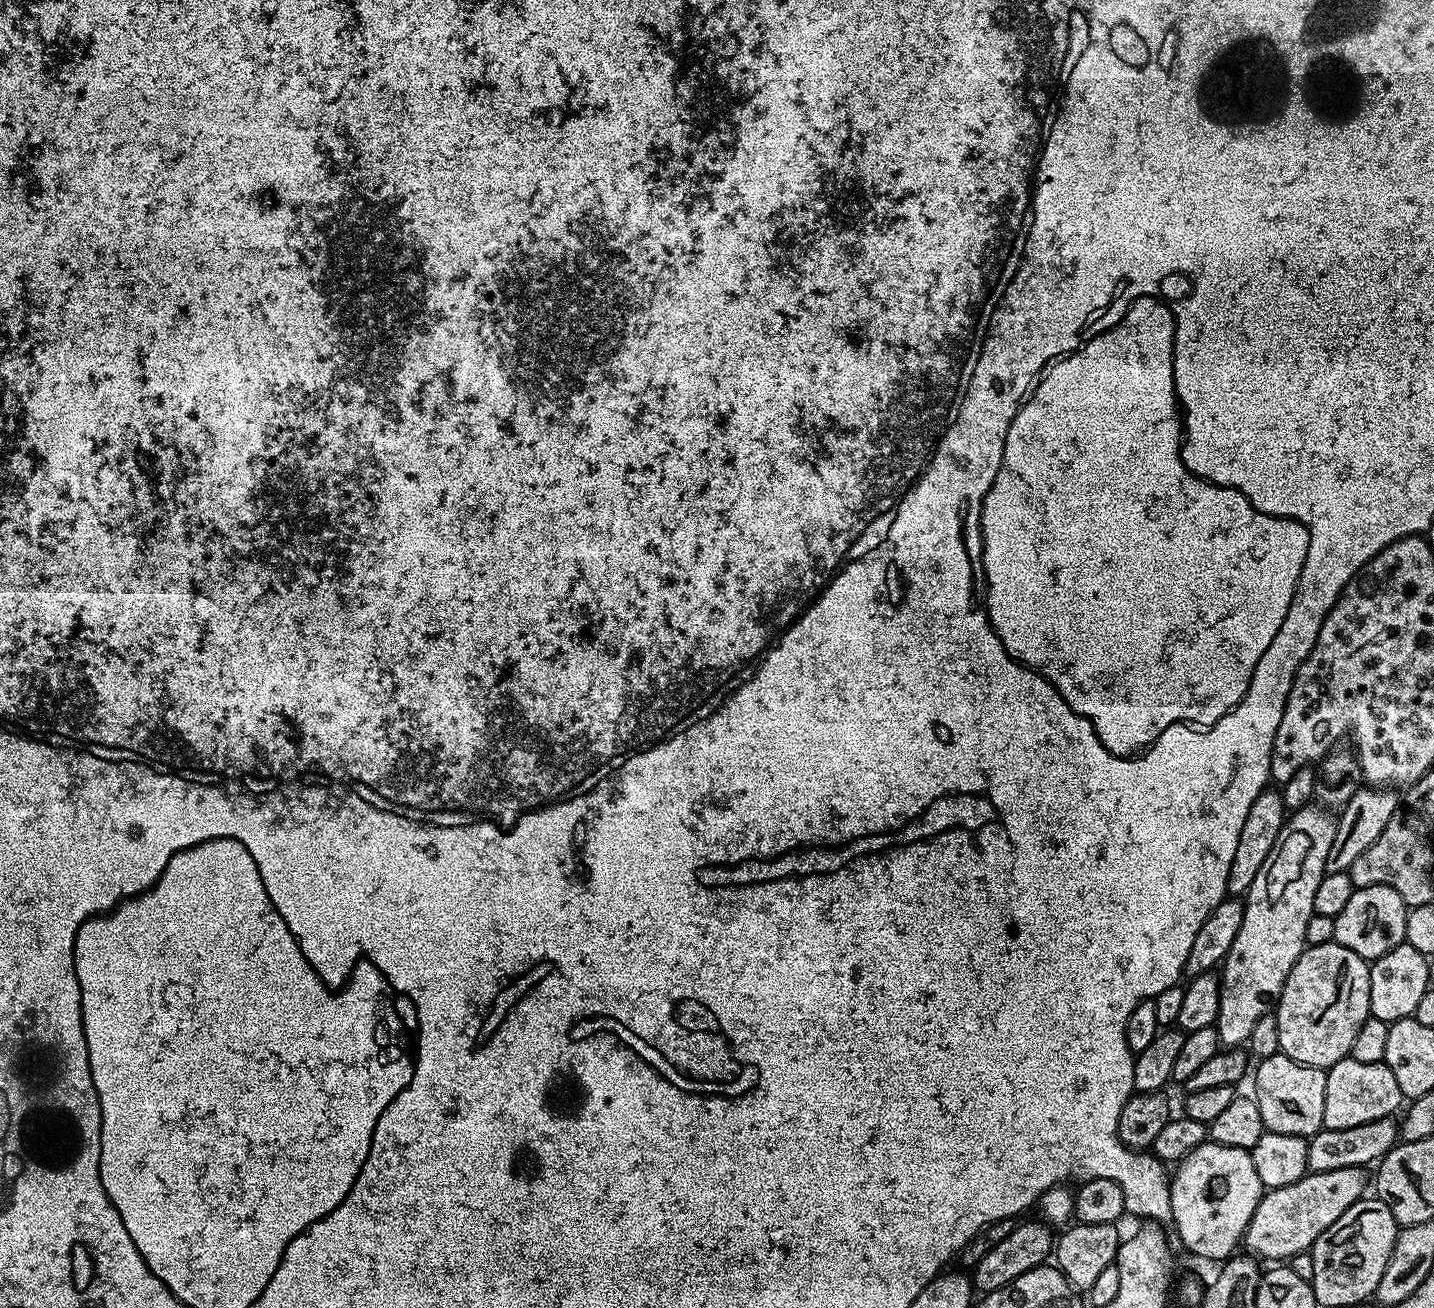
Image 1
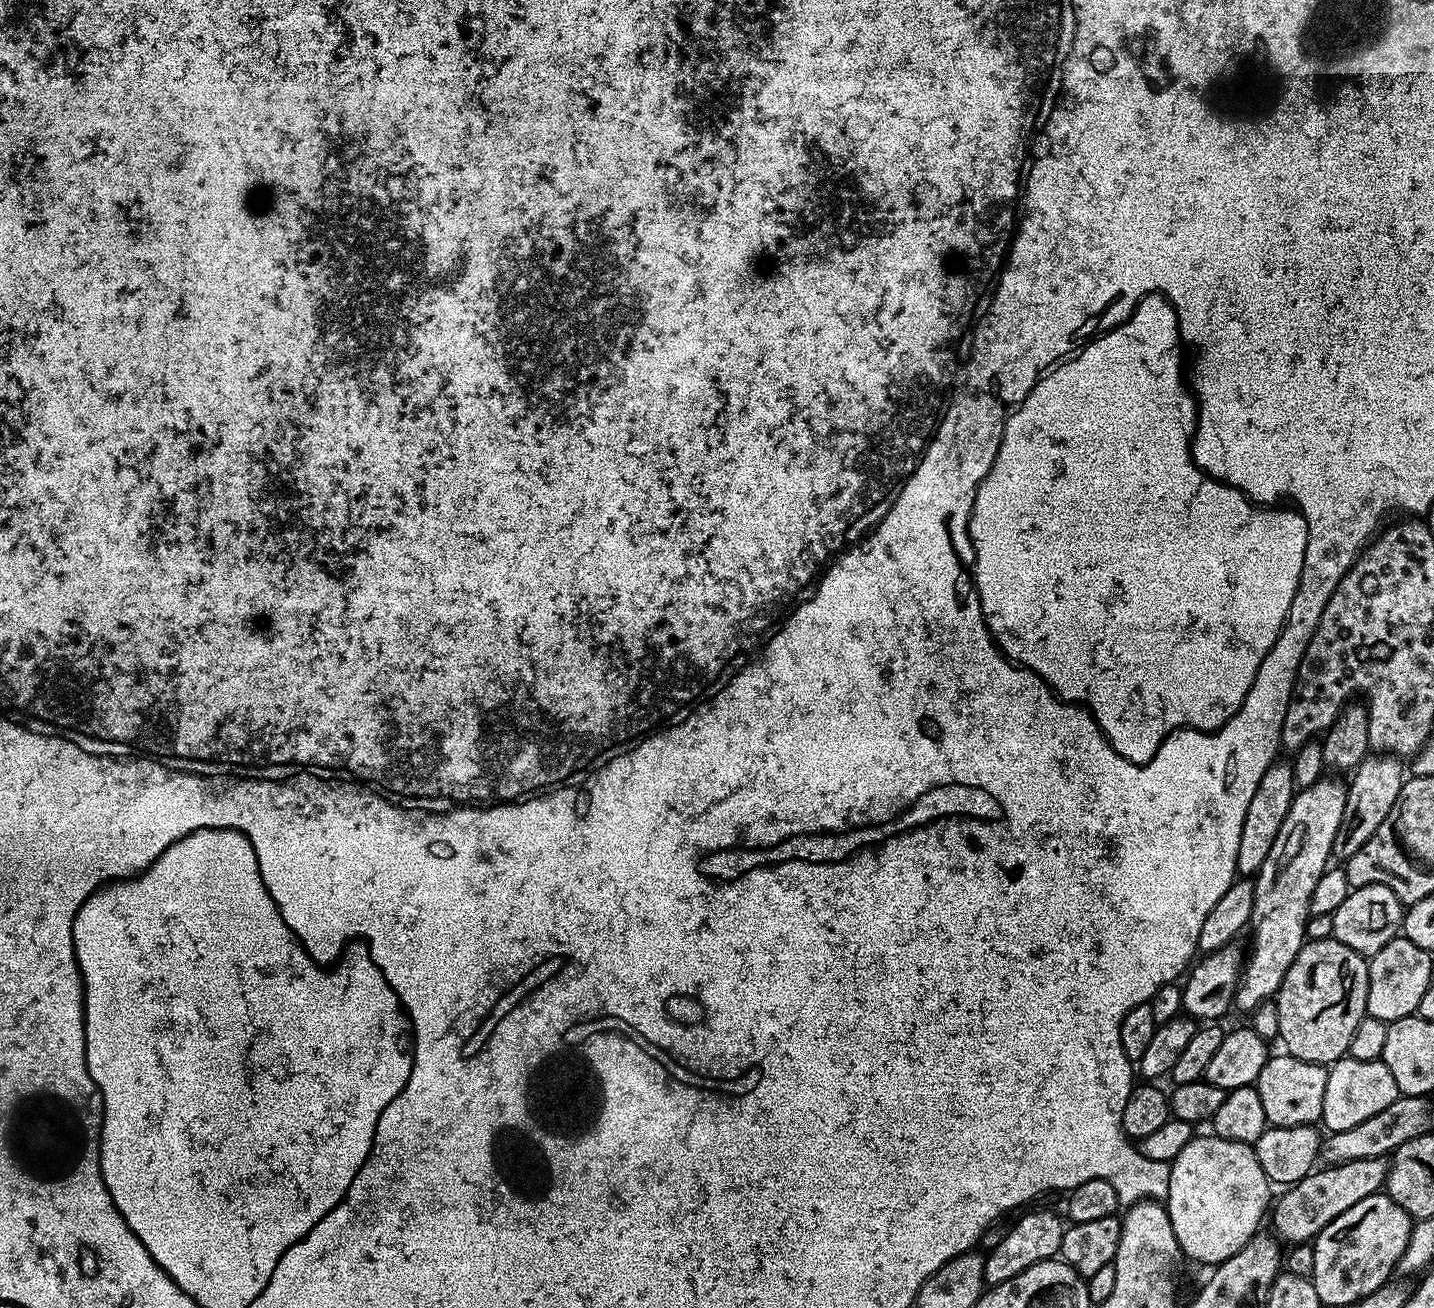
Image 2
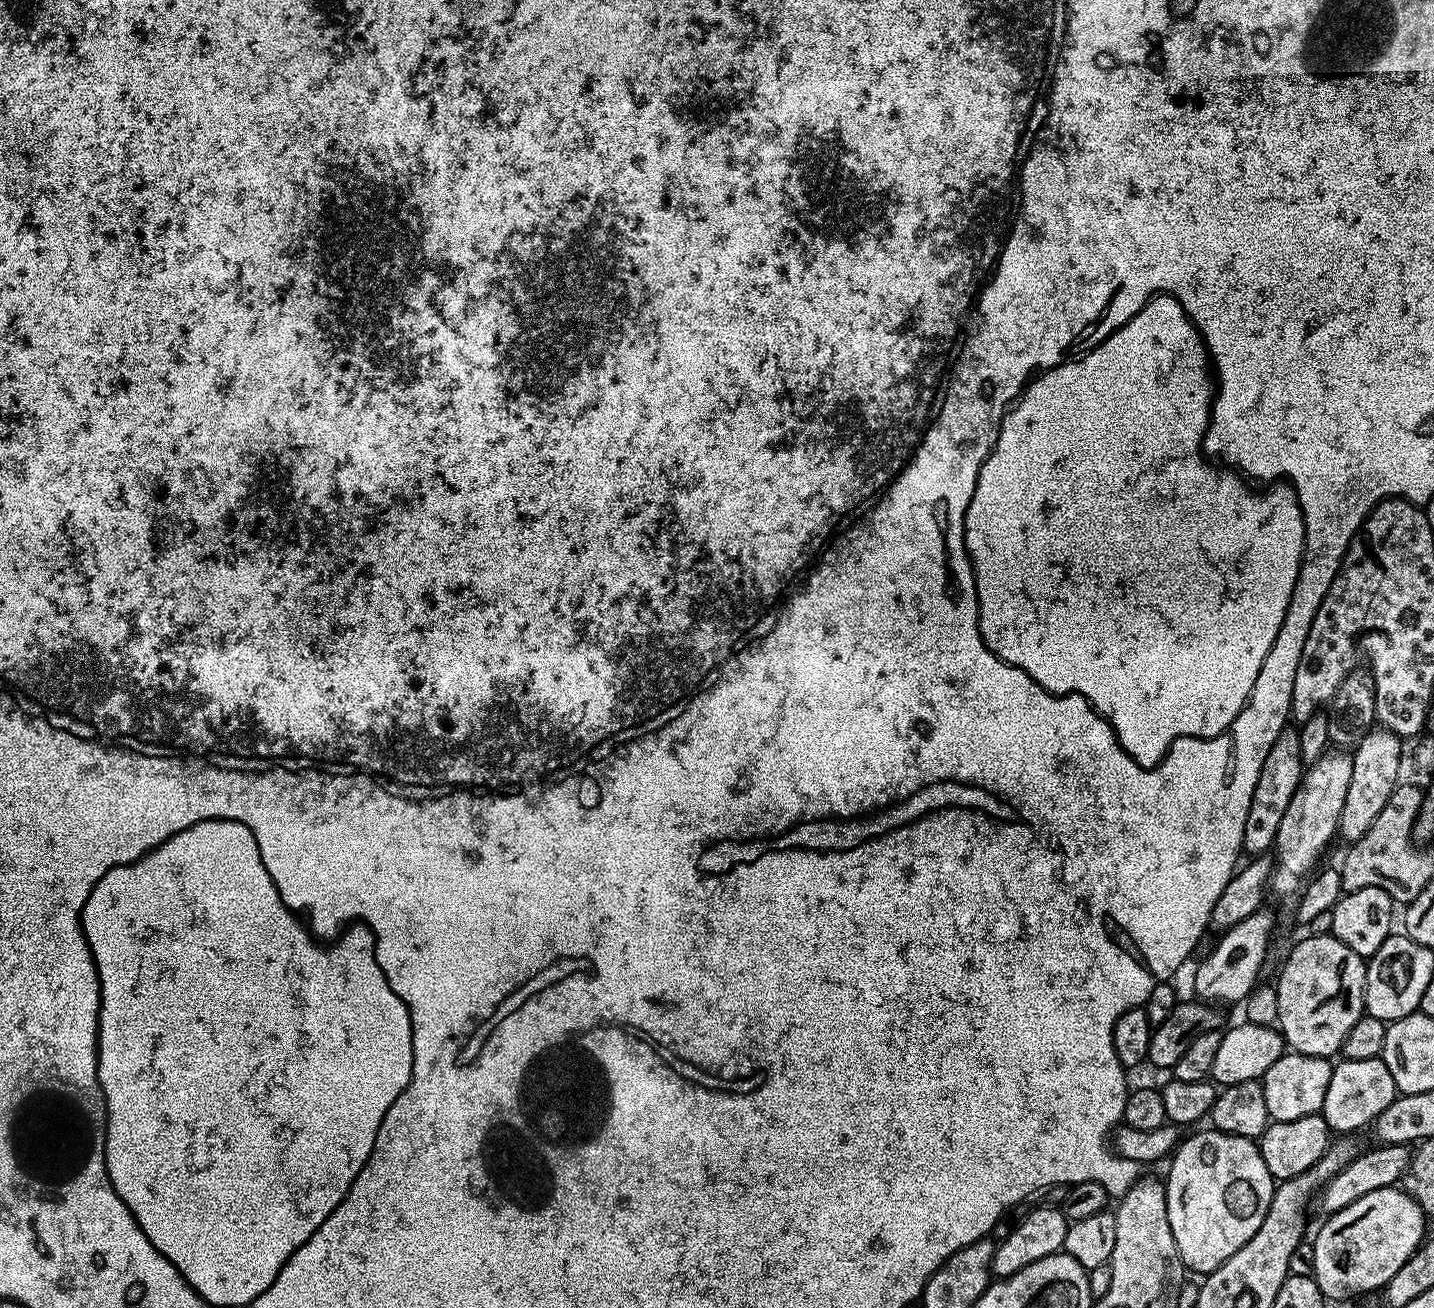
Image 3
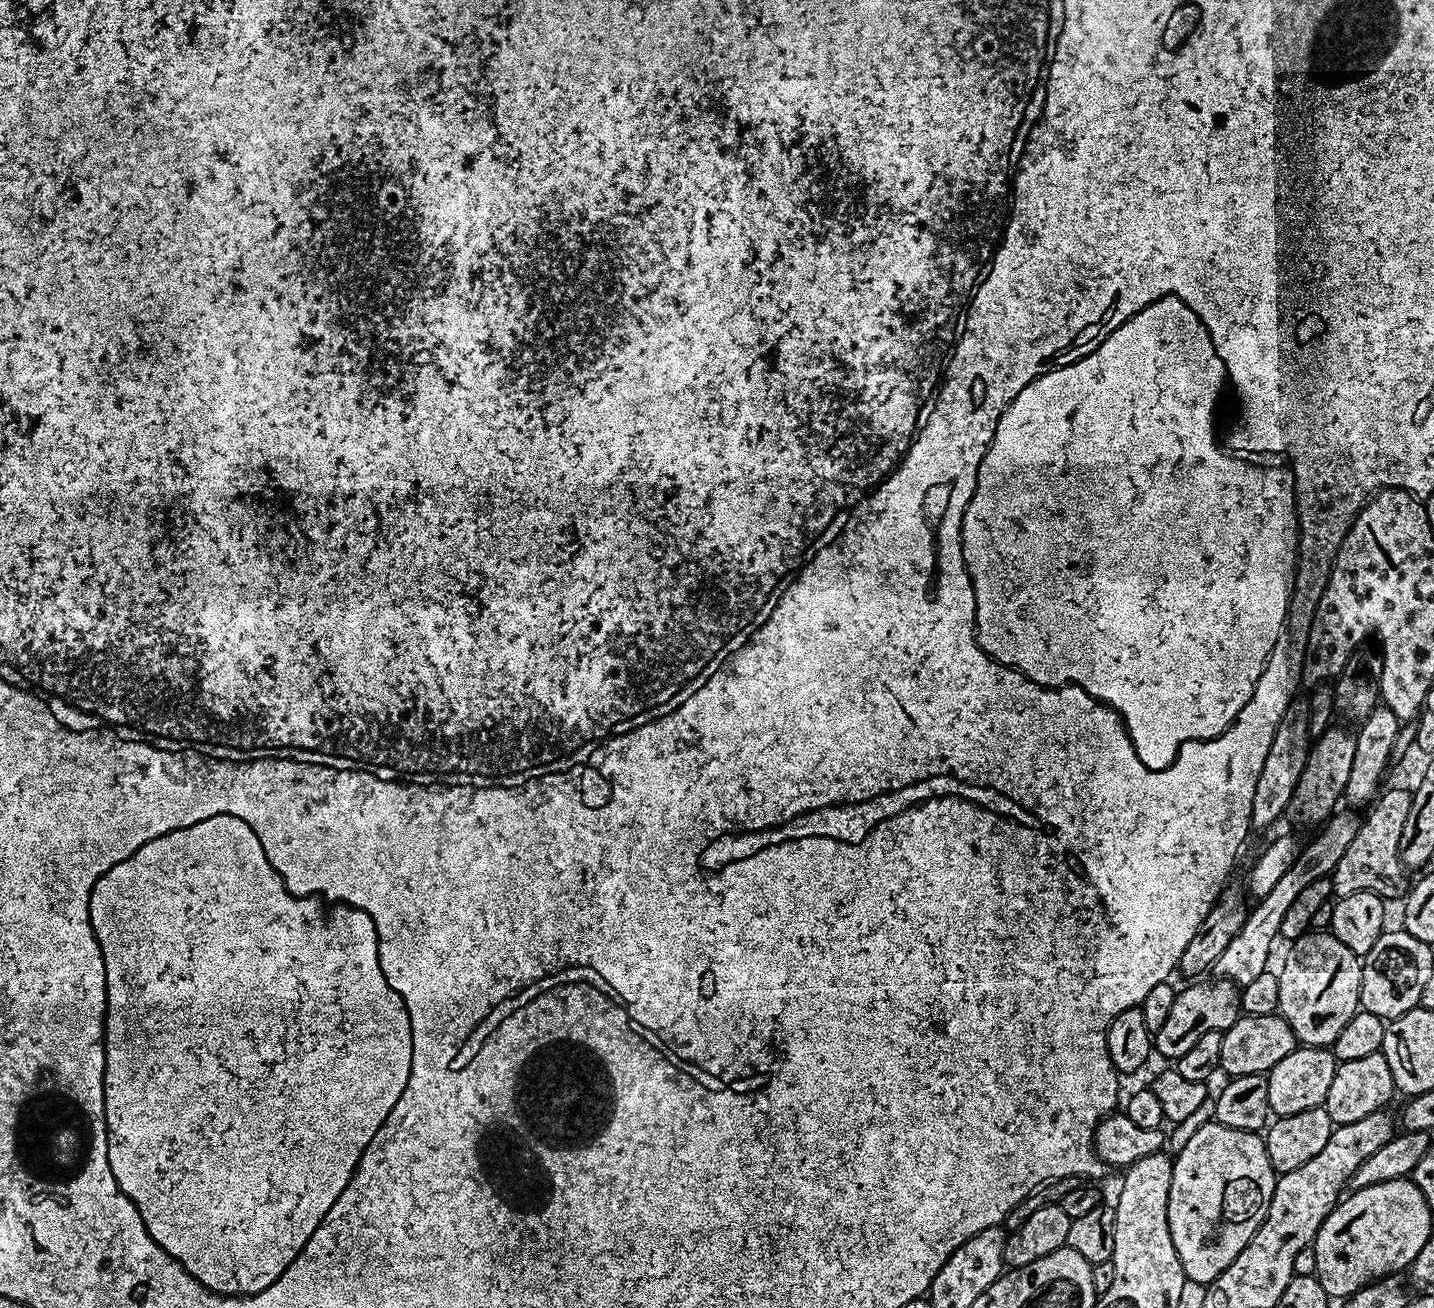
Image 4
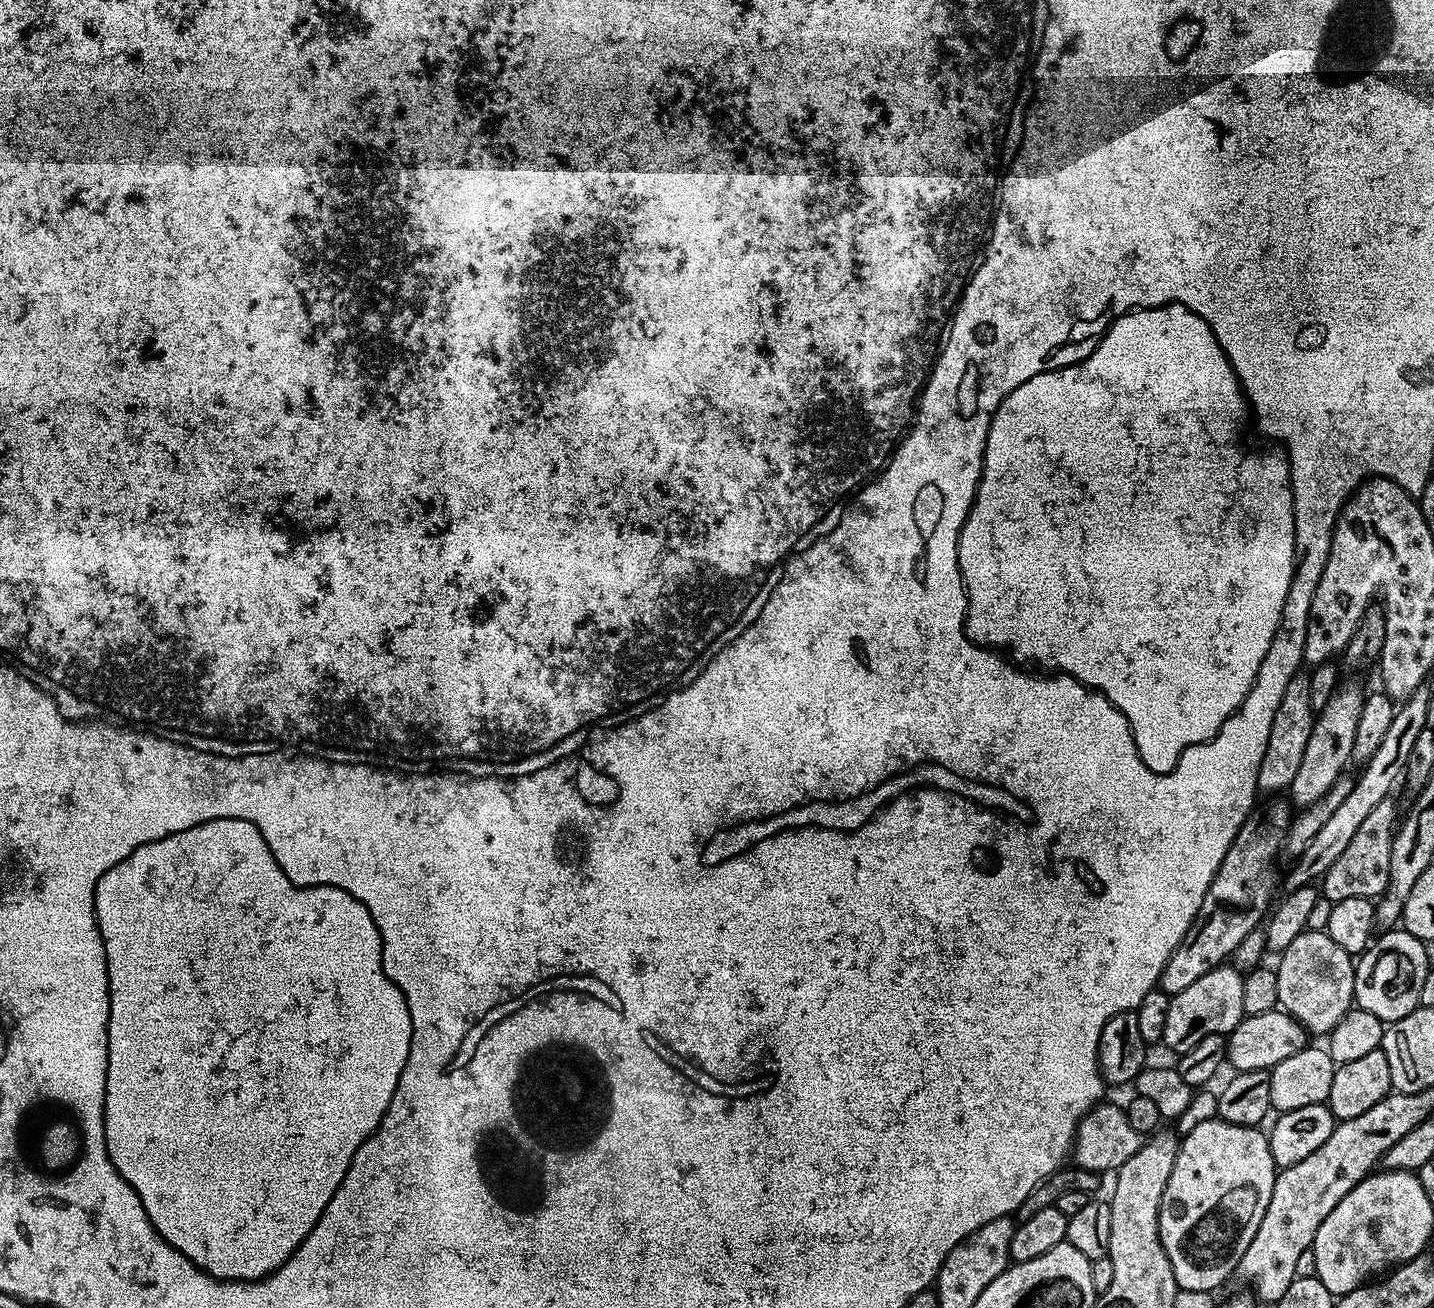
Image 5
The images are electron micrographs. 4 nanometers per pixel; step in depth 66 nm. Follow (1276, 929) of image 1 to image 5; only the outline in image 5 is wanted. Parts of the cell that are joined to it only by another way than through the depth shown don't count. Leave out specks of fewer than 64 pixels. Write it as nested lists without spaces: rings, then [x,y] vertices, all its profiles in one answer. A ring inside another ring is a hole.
[[[1341,683],[1336,689],[1336,693],[1326,702],[1322,711],[1315,713],[1310,730],[1310,742],[1306,742],[1306,754],[1302,754],[1302,762],[1298,765],[1298,774],[1294,774],[1294,782],[1290,789],[1292,795],[1291,803],[1296,806],[1309,806],[1318,802],[1322,794],[1326,794],[1338,782],[1340,776],[1345,775],[1347,764],[1353,763],[1352,751],[1354,750],[1354,734],[1358,730],[1358,718],[1362,718],[1362,706],[1364,705],[1365,693],[1360,692],[1356,684]]]

